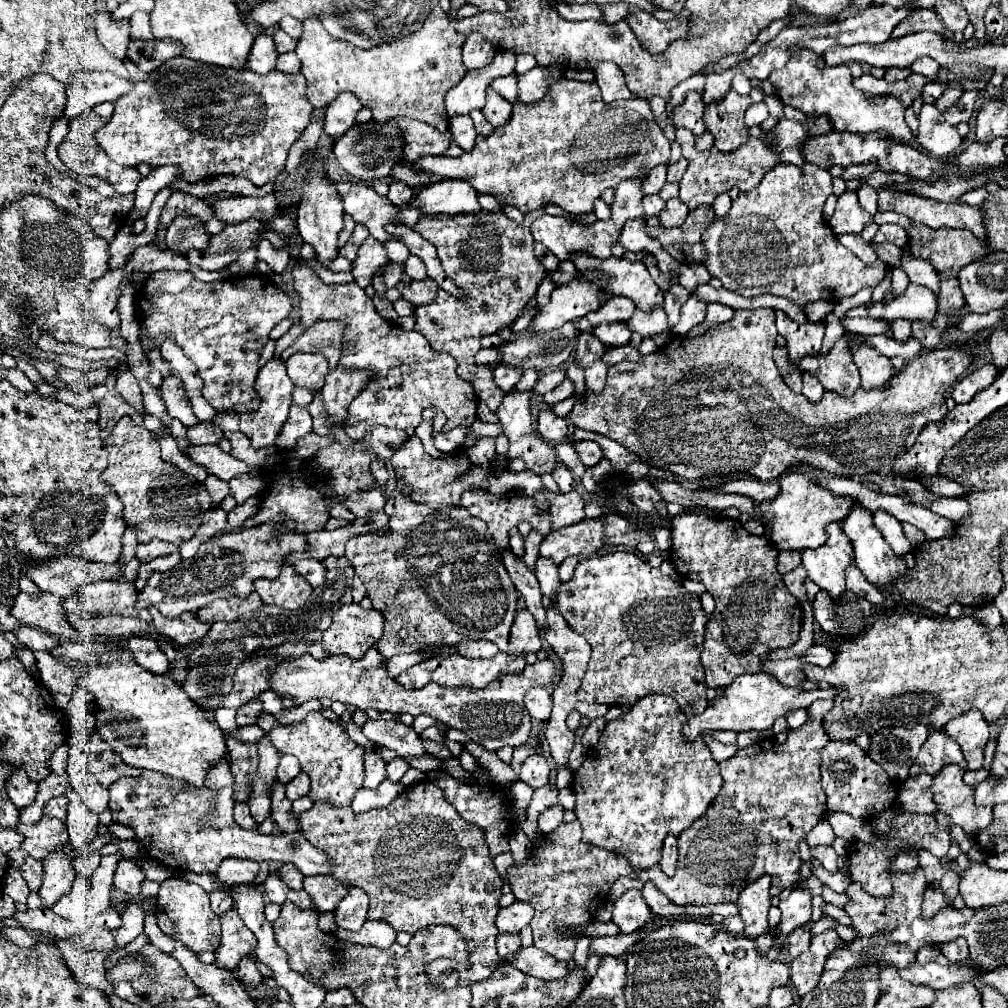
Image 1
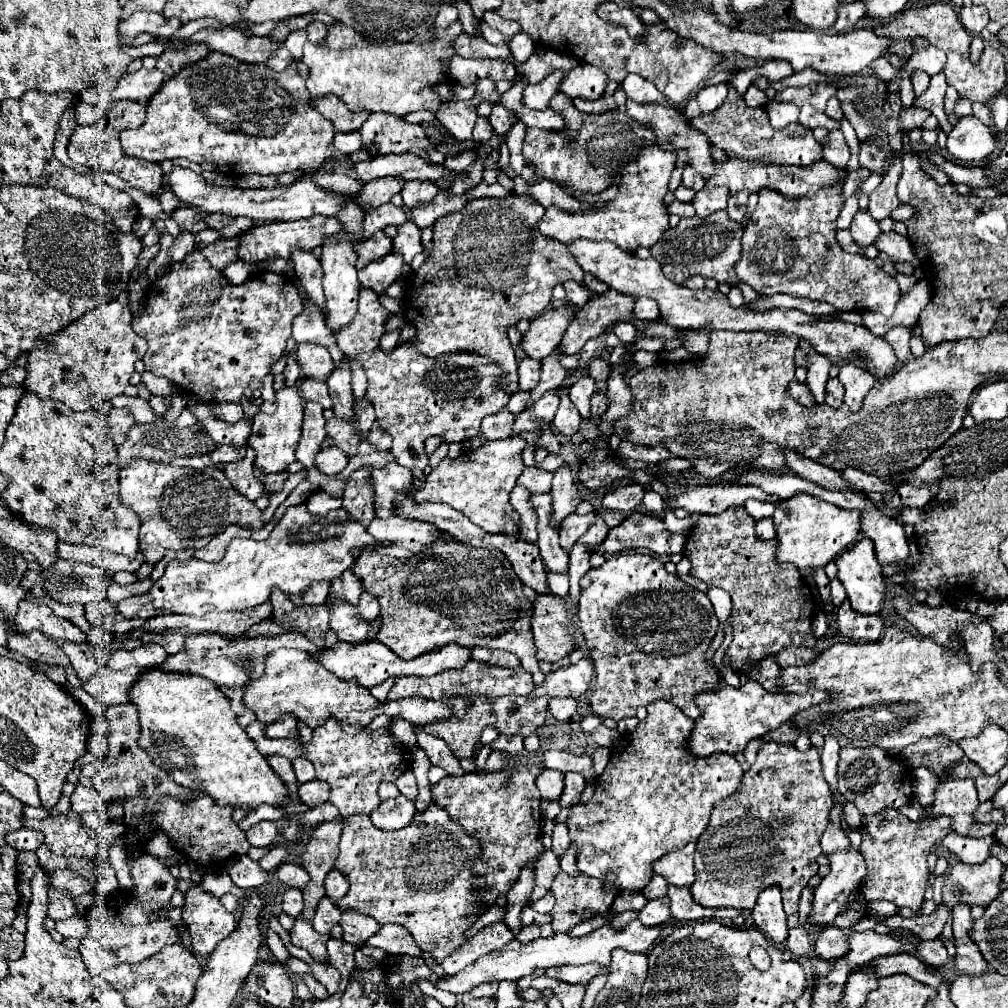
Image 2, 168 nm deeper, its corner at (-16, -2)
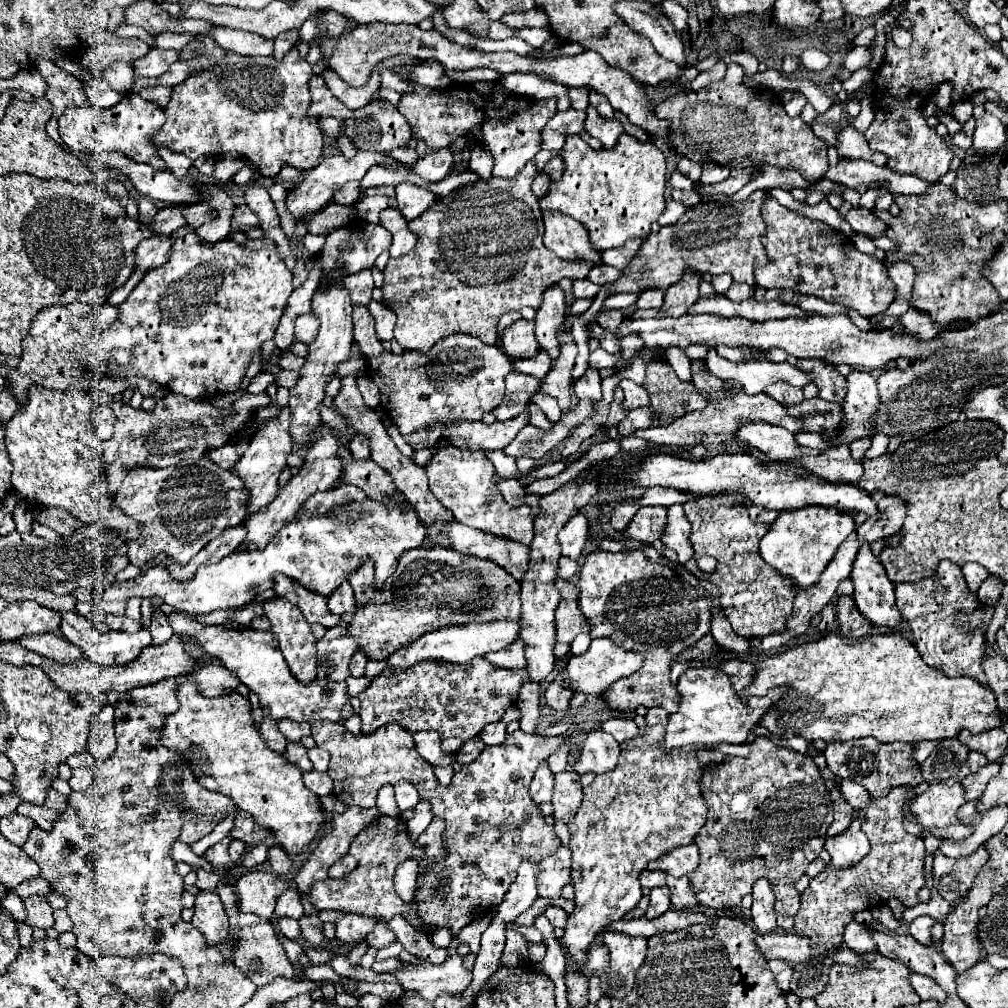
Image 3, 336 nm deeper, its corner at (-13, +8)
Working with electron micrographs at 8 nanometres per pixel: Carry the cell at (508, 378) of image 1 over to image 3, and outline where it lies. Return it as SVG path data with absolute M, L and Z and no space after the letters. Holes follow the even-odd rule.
M539 350L539 354L535 358L521 358L517 362L513 362L515 370L521 374L529 374L535 378L545 378L545 374L549 372L549 358L545 358L545 350Z

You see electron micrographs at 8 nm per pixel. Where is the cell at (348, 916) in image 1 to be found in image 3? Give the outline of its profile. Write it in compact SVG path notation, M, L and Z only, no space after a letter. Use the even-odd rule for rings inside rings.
M343 914L335 922L335 926L337 926L337 940L345 944L355 944L377 926L377 920L359 914Z

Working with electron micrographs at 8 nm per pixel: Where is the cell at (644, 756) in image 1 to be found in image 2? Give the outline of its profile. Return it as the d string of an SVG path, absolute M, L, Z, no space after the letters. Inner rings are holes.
M664 700L660 702L654 702L654 704L648 704L648 716L638 724L638 728L628 736L628 738L622 738L620 742L614 744L614 756L610 760L610 764L606 766L606 770L602 772L602 776L596 778L596 788L594 788L594 796L586 802L586 804L576 804L570 814L568 814L568 832L570 832L570 842L576 846L576 866L580 872L588 874L588 876L594 876L594 878L600 878L604 888L616 888L618 894L626 892L626 890L632 890L632 892L640 892L652 878L652 862L656 862L660 856L666 856L668 852L674 852L676 848L684 848L684 844L688 842L696 842L698 836L706 830L706 824L708 824L708 818L710 818L710 810L714 808L716 802L732 796L738 786L740 786L740 780L742 780L742 768L738 764L738 760L734 756L728 756L728 754L716 754L716 756L708 756L708 758L698 758L694 756L692 752L688 752L686 748L686 740L692 732L692 726L694 726L694 720L688 718L680 708L676 708L674 704L668 704Z

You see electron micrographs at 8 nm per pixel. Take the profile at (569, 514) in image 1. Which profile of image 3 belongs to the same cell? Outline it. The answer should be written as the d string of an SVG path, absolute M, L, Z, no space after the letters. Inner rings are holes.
M583 512L573 514L573 518L567 520L567 524L559 532L559 544L563 556L569 556L577 560L583 552L583 546L587 542L587 516Z

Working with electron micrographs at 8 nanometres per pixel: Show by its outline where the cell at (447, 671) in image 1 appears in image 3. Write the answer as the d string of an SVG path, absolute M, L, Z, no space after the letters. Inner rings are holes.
M475 658L469 666L453 666L451 662L417 662L409 670L383 674L371 680L369 688L359 694L361 700L361 732L371 734L383 724L399 722L409 732L437 730L441 734L443 752L455 754L469 738L477 736L485 724L501 720L503 712L517 702L521 684L529 682L525 670L497 668L485 658Z

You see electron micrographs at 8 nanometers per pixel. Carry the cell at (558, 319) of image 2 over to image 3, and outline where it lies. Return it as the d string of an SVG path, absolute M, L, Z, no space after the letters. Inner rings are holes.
M517 320L505 328L501 338L501 348L511 358L533 358L539 352L539 342L535 336L535 320Z

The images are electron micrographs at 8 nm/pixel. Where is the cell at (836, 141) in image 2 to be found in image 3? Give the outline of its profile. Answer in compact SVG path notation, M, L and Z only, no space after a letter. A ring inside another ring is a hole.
M851 124L837 132L837 154L839 154L839 158L871 160L873 164L879 164L879 166L885 166L885 162L887 162L885 154L873 152L867 144L865 134L859 132L857 128L853 128Z

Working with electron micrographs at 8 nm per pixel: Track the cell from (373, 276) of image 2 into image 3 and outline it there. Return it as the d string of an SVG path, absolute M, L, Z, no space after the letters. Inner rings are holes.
M359 270L355 274L349 274L349 278L345 278L345 286L349 286L349 296L353 304L367 306L371 302L371 294L375 288L371 270Z

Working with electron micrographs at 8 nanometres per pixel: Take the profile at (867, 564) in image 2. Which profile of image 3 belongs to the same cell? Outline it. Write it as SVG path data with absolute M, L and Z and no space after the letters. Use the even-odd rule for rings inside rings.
M861 544L853 562L851 580L855 586L853 600L859 612L873 624L895 626L901 622L901 612L895 604L895 584L887 578L879 558L873 556L869 544Z

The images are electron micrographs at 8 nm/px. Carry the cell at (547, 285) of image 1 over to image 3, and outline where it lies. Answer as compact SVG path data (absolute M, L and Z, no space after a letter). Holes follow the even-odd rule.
M573 280L573 296L577 298L593 298L601 288L589 280Z

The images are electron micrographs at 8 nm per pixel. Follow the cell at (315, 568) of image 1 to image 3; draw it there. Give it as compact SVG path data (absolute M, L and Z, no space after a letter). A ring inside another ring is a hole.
M277 574L277 578L275 578L275 592L277 592L279 596L287 598L291 604L297 604L297 594L291 592L291 590L293 590L293 580L287 578L287 576Z

